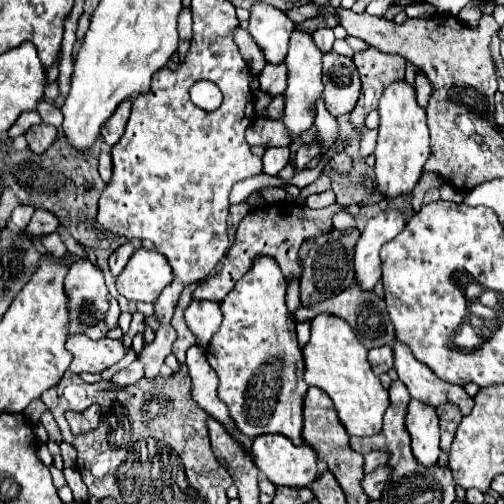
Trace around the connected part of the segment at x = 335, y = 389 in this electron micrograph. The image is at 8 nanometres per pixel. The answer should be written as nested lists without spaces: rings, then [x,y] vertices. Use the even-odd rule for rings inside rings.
[[[319,314],[311,320],[311,340],[303,346],[305,382],[317,386],[333,400],[337,416],[351,436],[373,436],[381,432],[381,420],[389,406],[389,394],[371,372],[367,350],[339,316]]]

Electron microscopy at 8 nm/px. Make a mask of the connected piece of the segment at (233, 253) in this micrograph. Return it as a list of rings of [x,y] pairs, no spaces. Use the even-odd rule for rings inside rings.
[[[277,202],[277,204],[271,204],[263,210],[251,210],[241,220],[241,224],[237,228],[235,244],[231,246],[229,254],[225,256],[225,264],[221,266],[221,270],[217,274],[209,276],[205,282],[201,282],[193,296],[197,300],[221,302],[231,292],[231,288],[237,284],[237,280],[241,280],[241,276],[253,266],[253,260],[257,254],[267,254],[267,256],[275,258],[285,276],[299,276],[301,264],[297,258],[297,252],[299,252],[301,244],[309,238],[315,238],[315,236],[329,232],[333,228],[331,216],[339,210],[341,210],[339,204],[333,204],[329,208],[321,208],[321,210],[311,210],[307,206],[289,204],[289,202]]]

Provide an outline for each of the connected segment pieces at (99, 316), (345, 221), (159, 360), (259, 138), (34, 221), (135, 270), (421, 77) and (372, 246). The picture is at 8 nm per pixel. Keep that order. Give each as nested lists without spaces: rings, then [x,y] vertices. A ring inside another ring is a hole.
[[[75,258],[69,264],[69,272],[65,276],[65,294],[69,300],[69,336],[71,334],[85,334],[91,340],[107,338],[107,332],[117,328],[119,320],[119,304],[109,294],[103,278],[103,270],[93,264],[89,258]]]
[[[339,212],[339,214],[335,214],[333,224],[335,224],[337,230],[347,230],[347,228],[353,228],[355,226],[355,220],[347,212]]]
[[[161,326],[157,330],[157,336],[151,344],[143,346],[143,350],[137,354],[139,362],[145,366],[145,378],[155,378],[159,376],[159,370],[165,362],[165,358],[171,354],[171,346],[175,342],[177,334],[171,326]]]
[[[255,118],[251,122],[251,128],[247,128],[247,142],[251,146],[275,148],[275,146],[289,146],[291,140],[287,138],[287,130],[283,128],[283,122]]]
[[[43,208],[35,210],[25,234],[29,238],[35,238],[35,236],[41,236],[41,234],[51,234],[55,232],[59,226],[59,218],[57,216],[51,216],[51,212],[43,212]]]
[[[139,248],[129,258],[125,270],[117,276],[117,290],[129,300],[155,304],[163,288],[171,284],[171,278],[173,268],[167,264],[163,254]]]
[[[419,72],[419,74],[417,74],[415,88],[417,88],[417,100],[419,100],[419,104],[423,104],[423,108],[425,108],[429,96],[431,96],[431,82],[427,80],[425,72]]]
[[[389,208],[369,218],[365,230],[355,246],[355,276],[363,290],[371,290],[381,278],[381,258],[379,250],[385,242],[403,230],[407,218],[399,208]]]

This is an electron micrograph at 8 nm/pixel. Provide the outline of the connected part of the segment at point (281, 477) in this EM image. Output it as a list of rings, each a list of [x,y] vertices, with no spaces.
[[[261,434],[253,440],[251,446],[255,466],[267,476],[269,482],[275,486],[291,486],[291,488],[303,488],[309,486],[317,476],[317,454],[307,446],[295,446],[289,438],[281,434]]]

